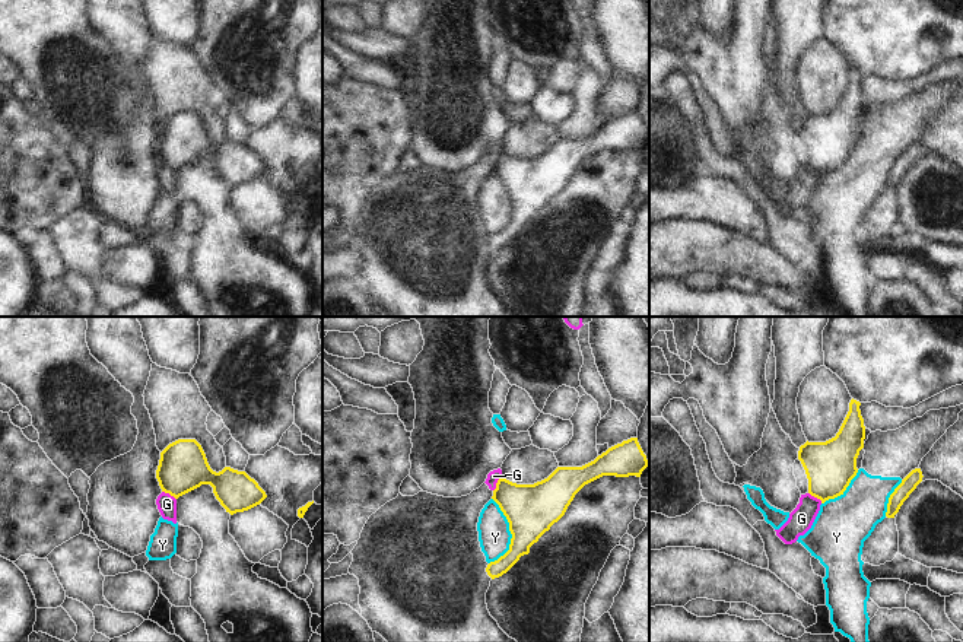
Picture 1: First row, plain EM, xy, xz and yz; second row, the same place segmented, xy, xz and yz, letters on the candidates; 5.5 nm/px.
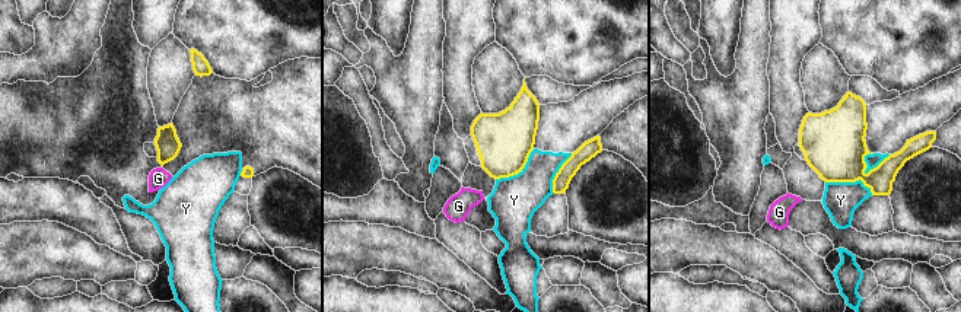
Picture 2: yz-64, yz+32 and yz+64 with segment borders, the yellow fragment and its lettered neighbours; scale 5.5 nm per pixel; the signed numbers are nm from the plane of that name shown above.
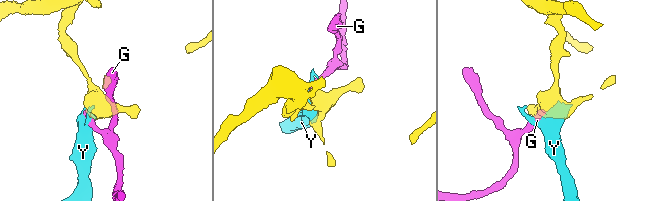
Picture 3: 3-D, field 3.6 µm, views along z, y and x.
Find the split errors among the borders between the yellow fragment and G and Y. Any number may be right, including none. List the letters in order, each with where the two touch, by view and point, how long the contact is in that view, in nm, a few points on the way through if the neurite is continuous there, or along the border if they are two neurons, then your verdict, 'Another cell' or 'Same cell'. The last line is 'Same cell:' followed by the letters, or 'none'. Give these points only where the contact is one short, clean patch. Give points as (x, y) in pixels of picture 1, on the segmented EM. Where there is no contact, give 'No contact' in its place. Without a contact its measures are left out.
G: Touches yellow at yz (816, 496). Shared border 100 nm. Boundary: yz (809, 492), (822, 502). Another cell
Y: Touches yellow at xz (511, 533). Shared border 360 nm. Boundary: xz (492, 498), (508, 523), (511, 543), (502, 555), (489, 563). Another cell
Same cell: none.

